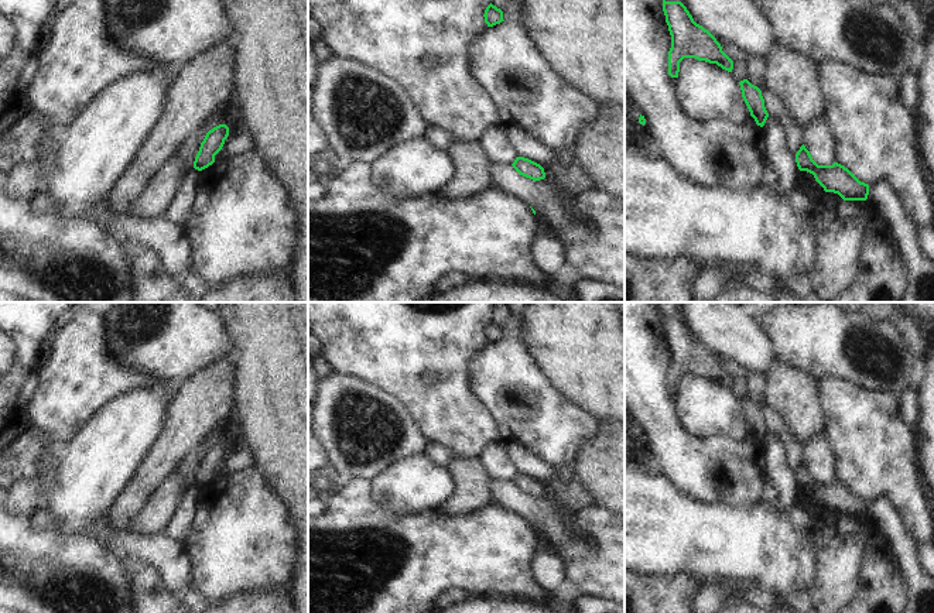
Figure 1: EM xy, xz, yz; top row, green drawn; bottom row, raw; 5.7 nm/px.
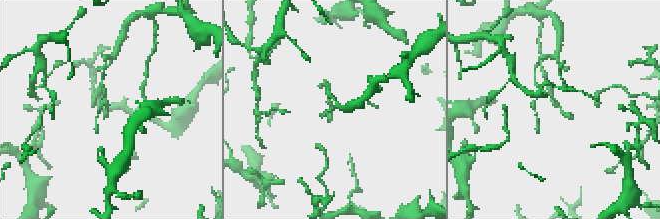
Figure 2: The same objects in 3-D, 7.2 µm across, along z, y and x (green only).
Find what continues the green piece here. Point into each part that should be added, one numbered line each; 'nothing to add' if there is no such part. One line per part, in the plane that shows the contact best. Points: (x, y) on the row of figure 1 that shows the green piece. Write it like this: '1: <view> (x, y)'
nothing to add

